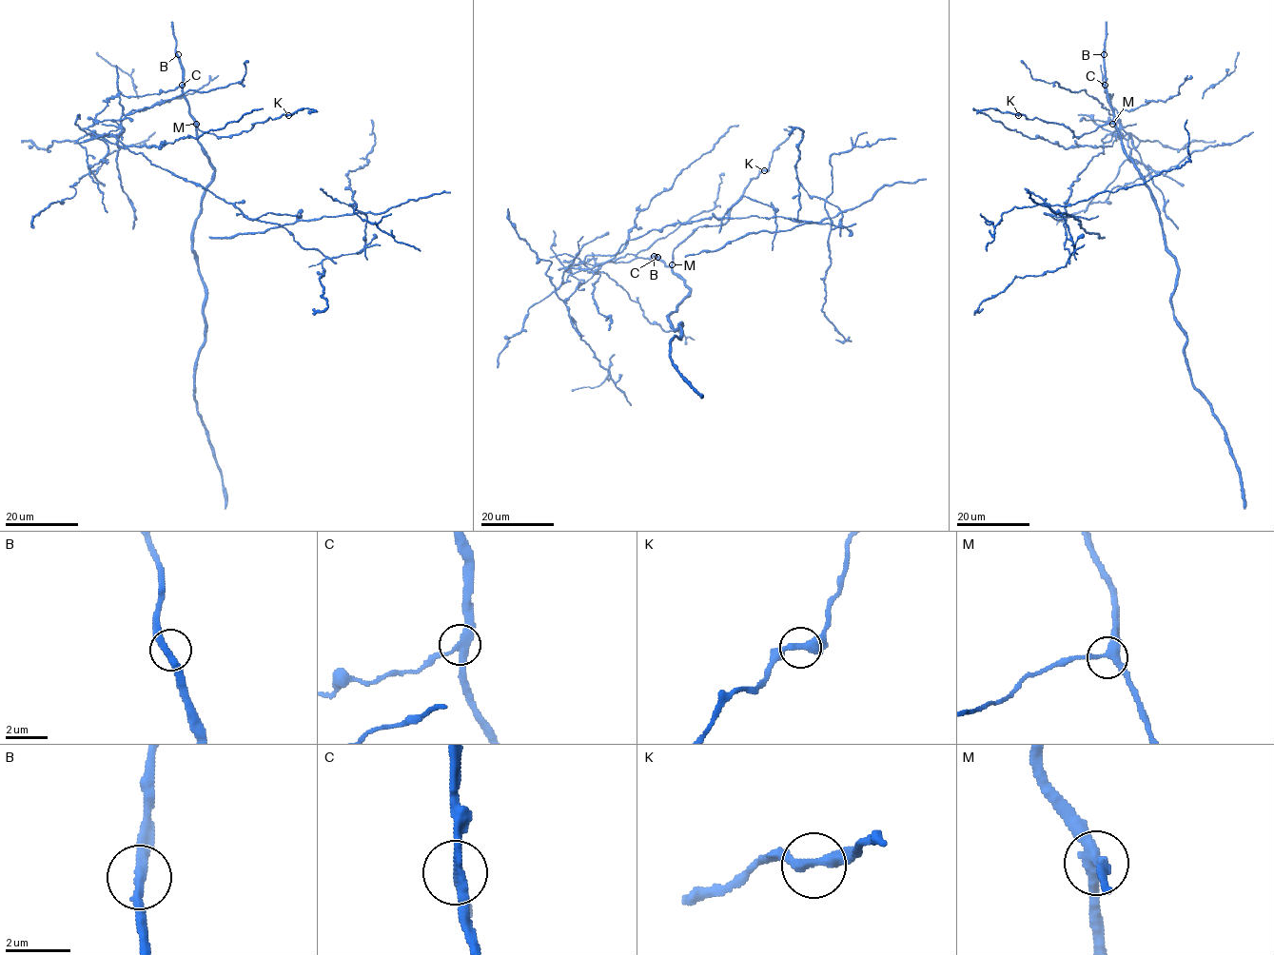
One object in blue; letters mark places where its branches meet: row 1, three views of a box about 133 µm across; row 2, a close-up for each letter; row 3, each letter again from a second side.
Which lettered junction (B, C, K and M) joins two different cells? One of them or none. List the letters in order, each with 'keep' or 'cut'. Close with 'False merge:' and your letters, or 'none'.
B: keep
C: cut
K: keep
M: keep
False merge: C

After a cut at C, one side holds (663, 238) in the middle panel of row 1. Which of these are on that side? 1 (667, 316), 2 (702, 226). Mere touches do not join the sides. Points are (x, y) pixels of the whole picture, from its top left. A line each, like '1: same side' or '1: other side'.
1: other side
2: other side

